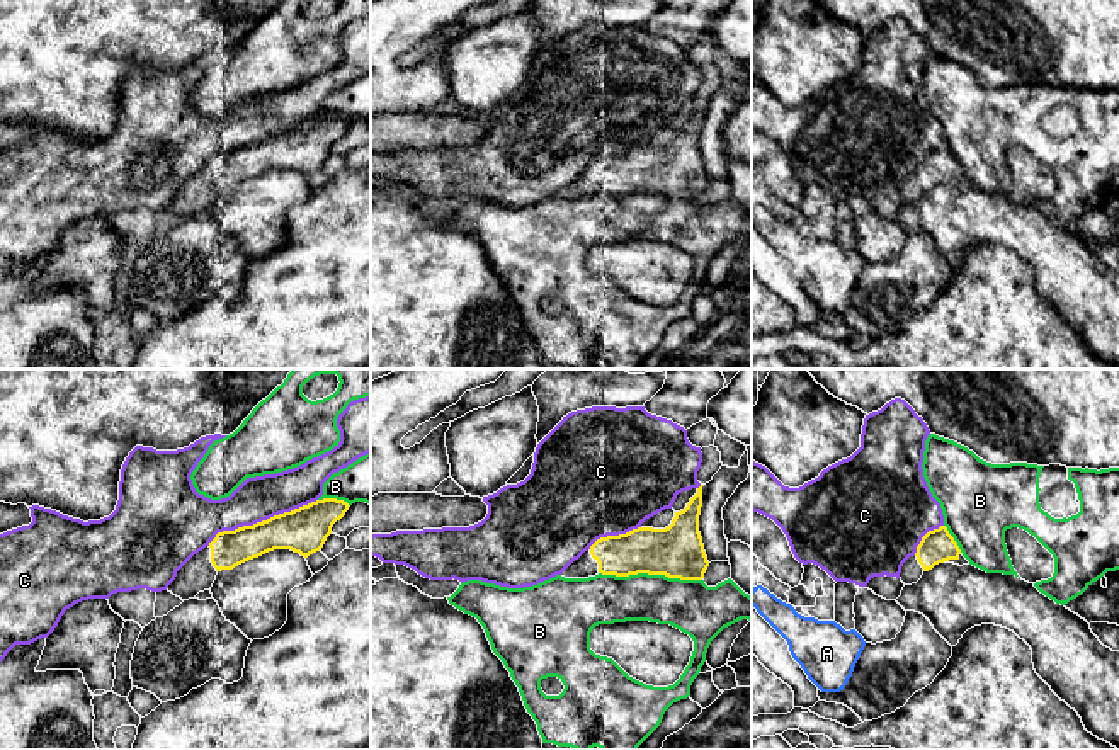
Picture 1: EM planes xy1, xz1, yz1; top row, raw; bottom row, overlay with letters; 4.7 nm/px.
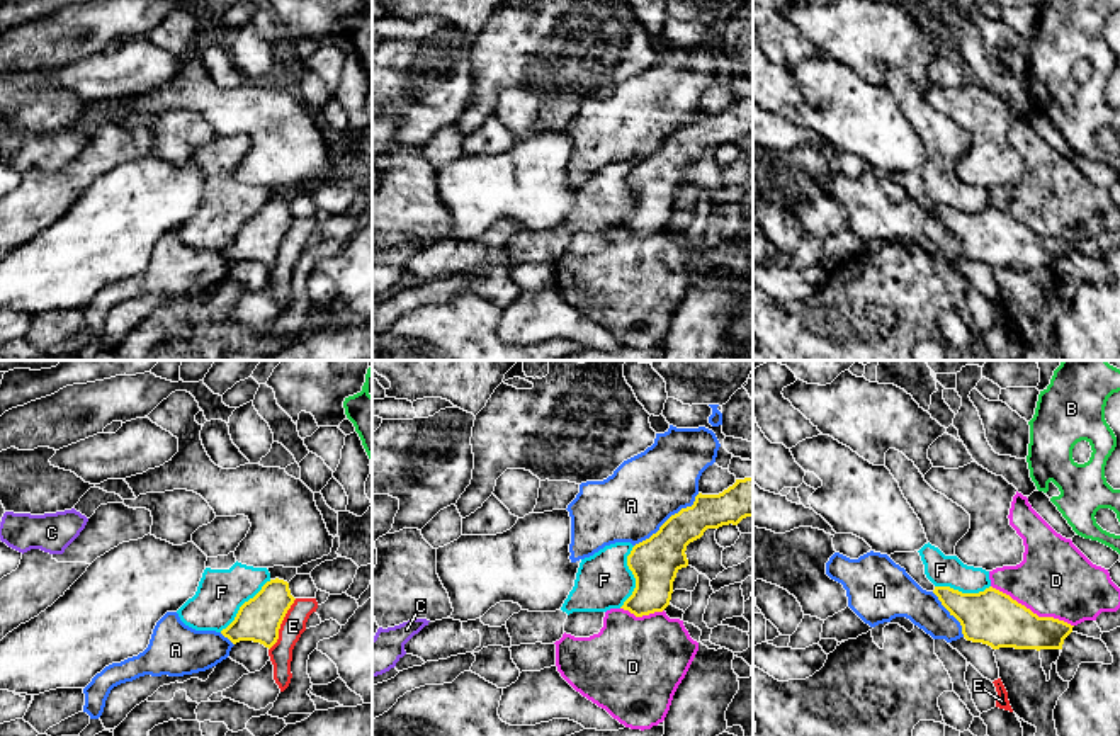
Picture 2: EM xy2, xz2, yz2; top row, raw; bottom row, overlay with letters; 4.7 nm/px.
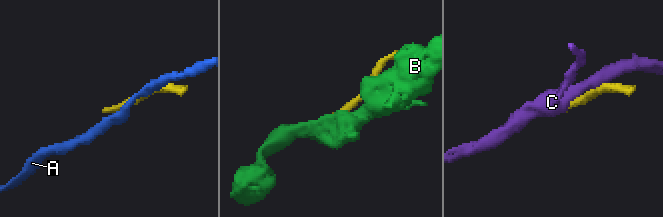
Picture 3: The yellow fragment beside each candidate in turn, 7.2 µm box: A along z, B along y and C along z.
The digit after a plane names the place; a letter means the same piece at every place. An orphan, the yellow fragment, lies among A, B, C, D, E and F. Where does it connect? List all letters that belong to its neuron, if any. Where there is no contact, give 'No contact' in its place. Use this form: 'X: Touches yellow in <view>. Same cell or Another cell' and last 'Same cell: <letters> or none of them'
A: Touches yellow in xz2. Another cell
B: Touches yellow in xz1. Another cell
C: Touches yellow in xy1. Another cell
D: Touches yellow in yz2. Another cell
E: Touches yellow in xy2. Another cell
F: Touches yellow in xz2. Another cell
Same cell: none of them

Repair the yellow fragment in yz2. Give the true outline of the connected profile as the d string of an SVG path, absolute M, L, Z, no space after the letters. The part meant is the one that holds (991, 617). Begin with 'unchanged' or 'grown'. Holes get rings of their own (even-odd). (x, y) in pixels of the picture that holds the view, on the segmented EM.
unchanged; M935 586L933 593L960 622L967 641L982 643L993 649L1062 649L1064 639L1074 627L1054 617L1038 617L993 586L979 593Z

